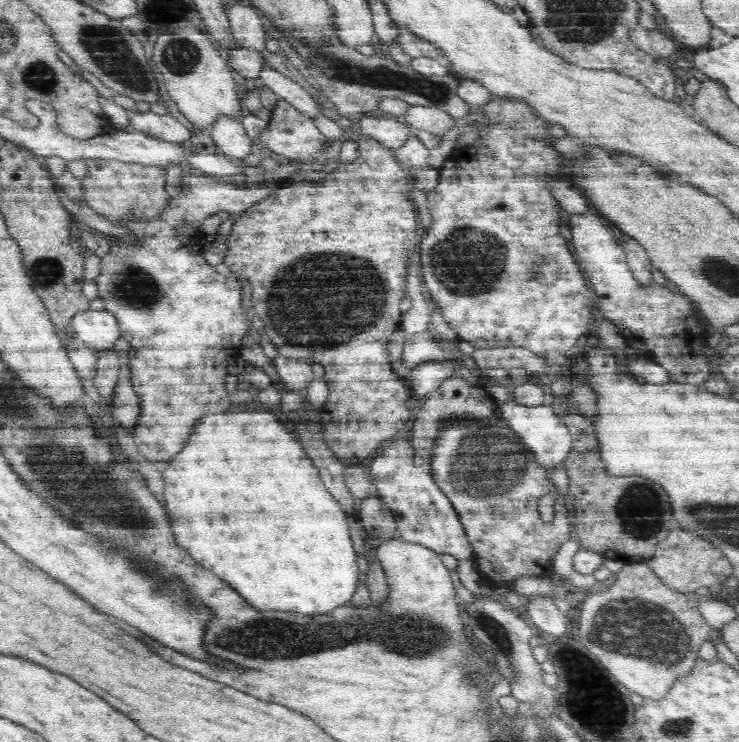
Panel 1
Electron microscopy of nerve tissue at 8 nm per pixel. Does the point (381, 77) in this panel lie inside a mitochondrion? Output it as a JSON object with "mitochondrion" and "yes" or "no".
{"mitochondrion":"yes"}

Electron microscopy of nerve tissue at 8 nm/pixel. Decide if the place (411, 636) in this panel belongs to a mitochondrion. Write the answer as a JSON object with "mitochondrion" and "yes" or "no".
{"mitochondrion":"yes"}

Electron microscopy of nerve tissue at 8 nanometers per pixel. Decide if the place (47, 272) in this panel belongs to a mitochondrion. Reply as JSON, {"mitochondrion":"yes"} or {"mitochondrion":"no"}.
{"mitochondrion":"yes"}

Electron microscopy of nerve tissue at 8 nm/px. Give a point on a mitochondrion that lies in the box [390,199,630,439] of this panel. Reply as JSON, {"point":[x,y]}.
{"point":[476,269]}

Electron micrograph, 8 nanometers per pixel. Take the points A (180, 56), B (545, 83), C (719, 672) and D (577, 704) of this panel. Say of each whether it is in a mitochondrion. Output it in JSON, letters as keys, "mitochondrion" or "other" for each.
{"A":"mitochondrion","B":"other","C":"other","D":"mitochondrion"}

